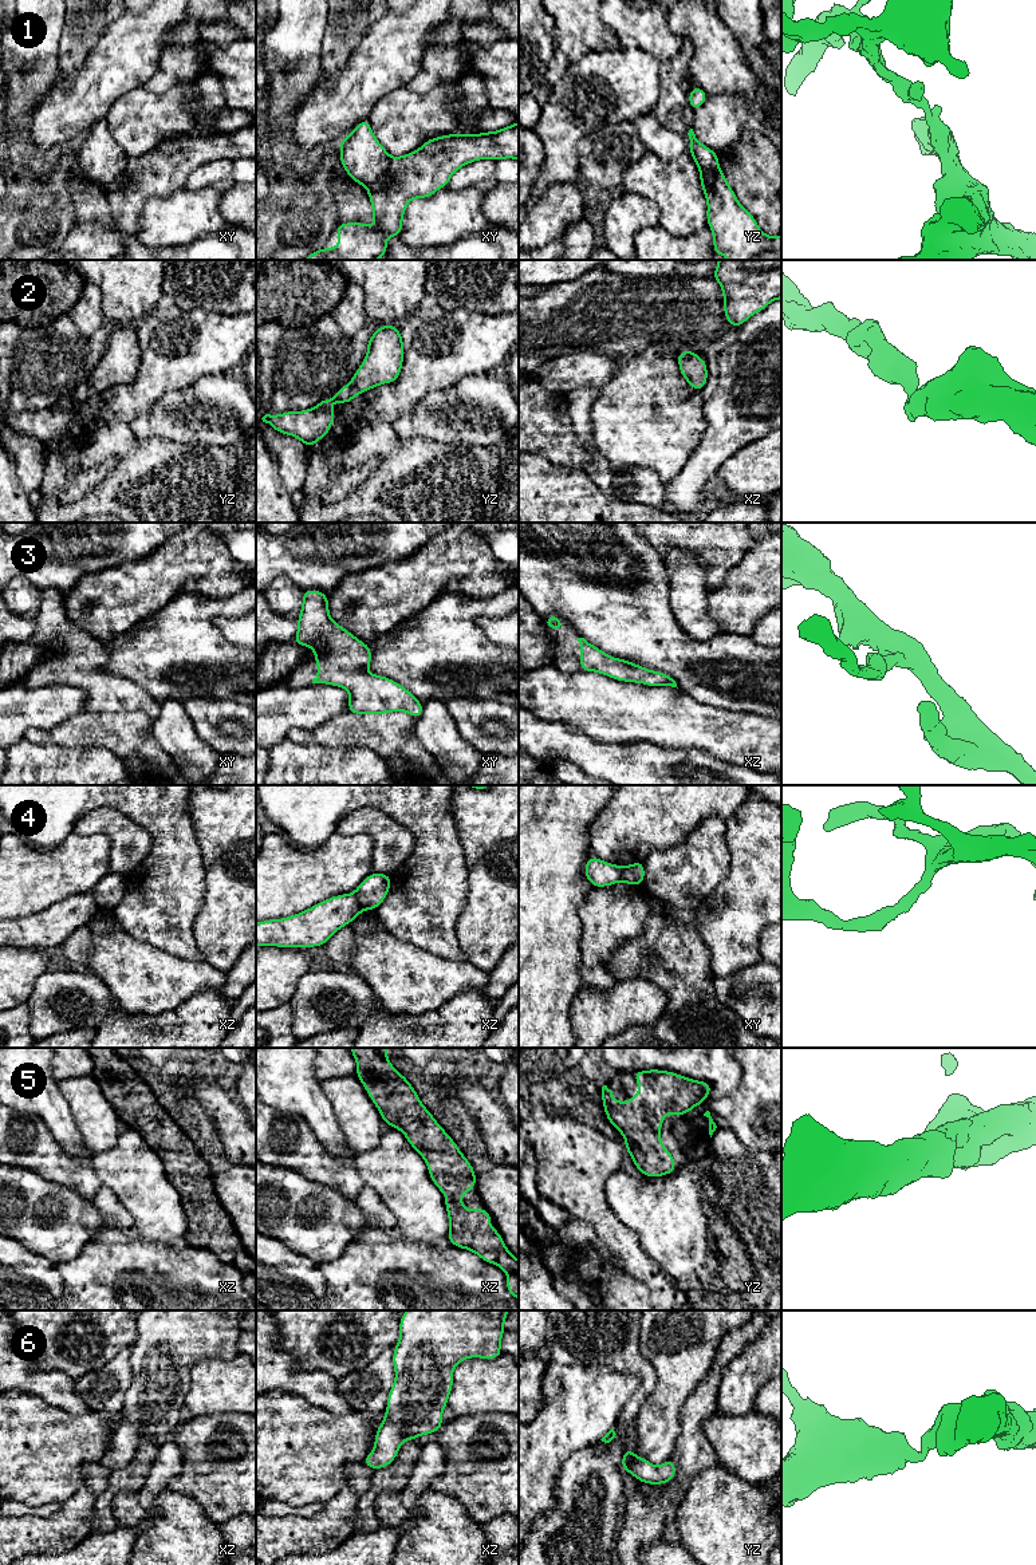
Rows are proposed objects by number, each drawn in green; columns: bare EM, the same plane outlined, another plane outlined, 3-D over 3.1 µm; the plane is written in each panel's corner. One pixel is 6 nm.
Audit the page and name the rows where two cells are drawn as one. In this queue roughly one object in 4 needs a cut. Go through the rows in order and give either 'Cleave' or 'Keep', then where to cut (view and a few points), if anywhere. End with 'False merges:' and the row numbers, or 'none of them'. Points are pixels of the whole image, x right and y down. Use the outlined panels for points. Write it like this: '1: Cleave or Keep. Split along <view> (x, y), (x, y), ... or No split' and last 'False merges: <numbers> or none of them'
1: Cleave. Split along xy (392, 158), (387, 168), (367, 188)
2: Keep. No split
3: Keep. No split
4: Cleave. Split along xz (353, 894), (363, 909)
5: Keep. No split
6: Keep. No split
False merges: 1, 4

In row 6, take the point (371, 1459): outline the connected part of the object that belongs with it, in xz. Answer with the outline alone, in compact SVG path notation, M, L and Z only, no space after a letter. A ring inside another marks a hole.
M406 1310L399 1320L401 1337L394 1348L395 1380L387 1396L385 1419L377 1428L374 1450L363 1463L378 1470L387 1467L405 1440L437 1432L442 1411L453 1388L453 1369L464 1359L497 1359L509 1310Z

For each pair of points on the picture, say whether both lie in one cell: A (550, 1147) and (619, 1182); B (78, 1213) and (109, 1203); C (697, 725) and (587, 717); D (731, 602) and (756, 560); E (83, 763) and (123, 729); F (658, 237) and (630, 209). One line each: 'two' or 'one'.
A: two
B: two
C: one
D: one
E: two
F: two

